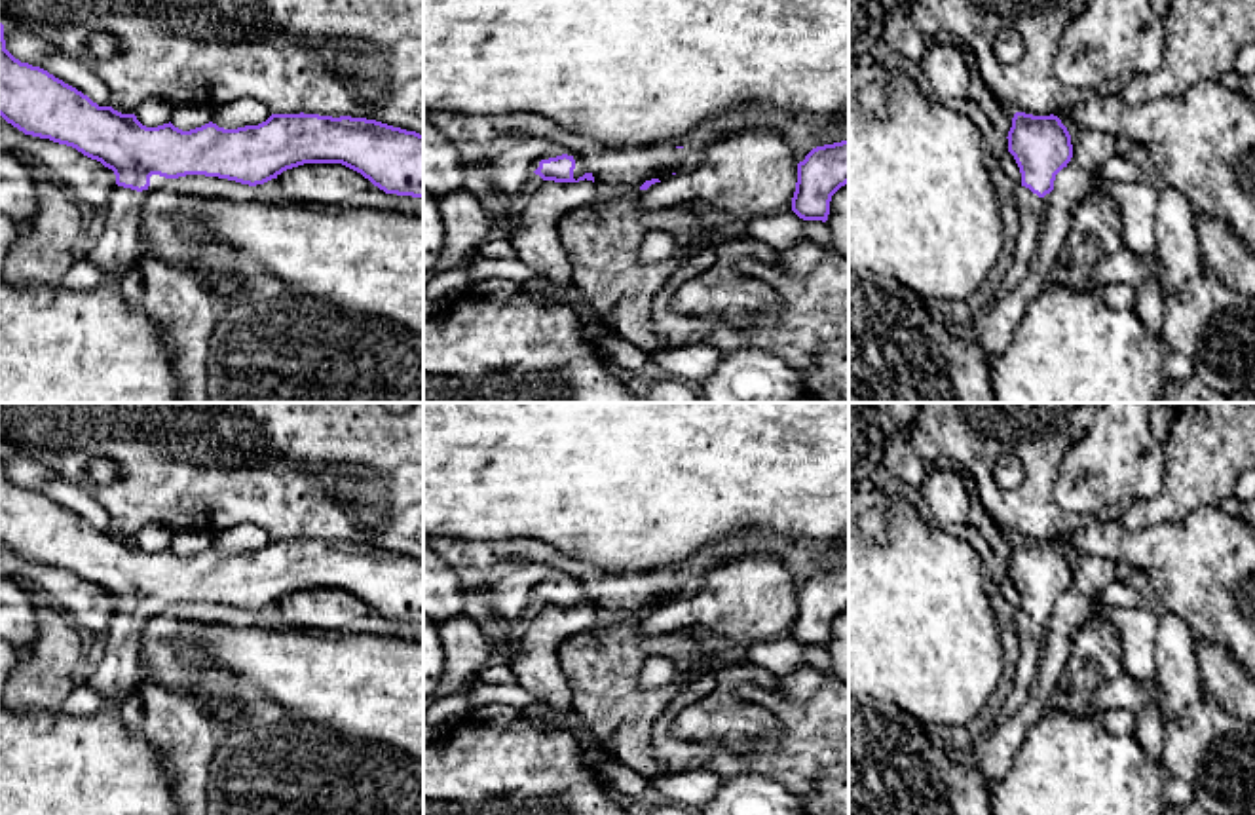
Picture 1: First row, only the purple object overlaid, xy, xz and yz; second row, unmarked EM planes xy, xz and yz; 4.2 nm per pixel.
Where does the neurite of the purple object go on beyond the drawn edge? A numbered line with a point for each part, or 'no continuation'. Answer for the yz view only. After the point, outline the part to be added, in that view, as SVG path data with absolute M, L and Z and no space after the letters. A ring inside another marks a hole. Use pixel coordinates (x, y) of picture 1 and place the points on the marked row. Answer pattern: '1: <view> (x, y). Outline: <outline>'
1: yz (1031, 209). Outline: M1016 186L1014 199L1018 205L1020 215L1020 230L1016 237L1016 251L1012 264L1008 268L1008 275L1004 277L1002 285L995 293L995 298L989 302L989 306L982 312L978 312L972 321L968 323L963 332L966 336L974 336L985 312L1010 289L1018 287L1018 283L1025 277L1031 260L1035 258L1037 247L1039 247L1039 234L1046 217L1046 199L1039 198L1025 186Z

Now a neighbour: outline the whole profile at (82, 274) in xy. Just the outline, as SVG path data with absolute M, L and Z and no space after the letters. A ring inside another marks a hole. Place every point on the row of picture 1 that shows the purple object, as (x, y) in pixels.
M78 256L63 277L61 285L66 289L84 291L95 285L103 285L104 281L106 275L99 266L85 260L84 256Z

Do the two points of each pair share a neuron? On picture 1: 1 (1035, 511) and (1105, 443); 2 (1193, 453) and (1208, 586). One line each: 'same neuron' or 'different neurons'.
1: different neurons
2: different neurons

